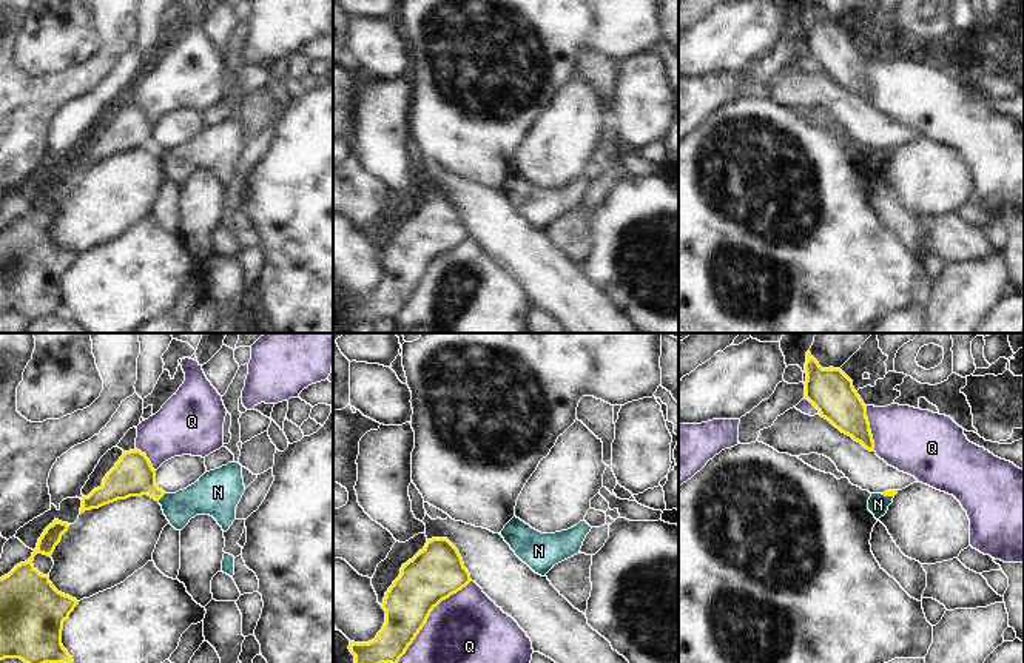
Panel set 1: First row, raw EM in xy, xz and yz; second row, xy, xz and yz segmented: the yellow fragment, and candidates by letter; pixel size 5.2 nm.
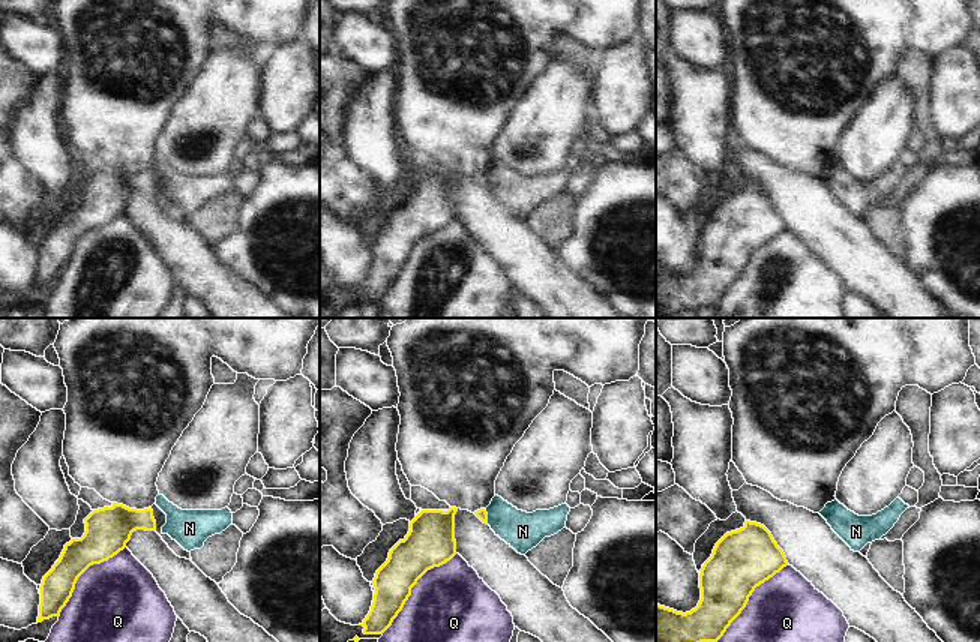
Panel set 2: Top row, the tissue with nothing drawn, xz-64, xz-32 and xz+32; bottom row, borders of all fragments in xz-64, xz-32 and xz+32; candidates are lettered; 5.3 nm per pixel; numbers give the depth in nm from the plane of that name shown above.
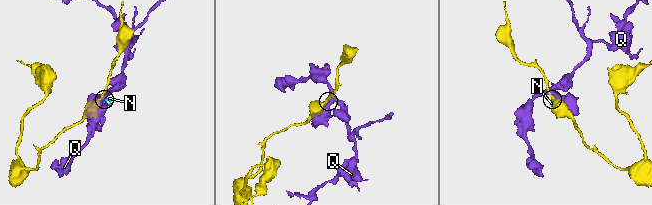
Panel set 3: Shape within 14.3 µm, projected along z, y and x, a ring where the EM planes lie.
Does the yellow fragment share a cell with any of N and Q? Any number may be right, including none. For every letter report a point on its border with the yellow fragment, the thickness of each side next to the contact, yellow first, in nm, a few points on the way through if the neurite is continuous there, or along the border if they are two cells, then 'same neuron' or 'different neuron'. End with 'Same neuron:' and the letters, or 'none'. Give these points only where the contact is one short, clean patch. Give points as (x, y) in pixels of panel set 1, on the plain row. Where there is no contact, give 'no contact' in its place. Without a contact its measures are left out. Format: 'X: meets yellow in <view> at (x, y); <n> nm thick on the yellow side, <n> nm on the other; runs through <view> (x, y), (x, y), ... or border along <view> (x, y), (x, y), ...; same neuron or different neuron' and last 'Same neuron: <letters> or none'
N: meets yellow in xy at (161, 151); 220 nm thick on the yellow side, 200 nm on the other; border along xy (165, 148), (158, 154); different neuron
Q: meets yellow in xz at (427, 272); 280 nm thick on the yellow side, 500 nm on the other; different neuron
Same neuron: none

